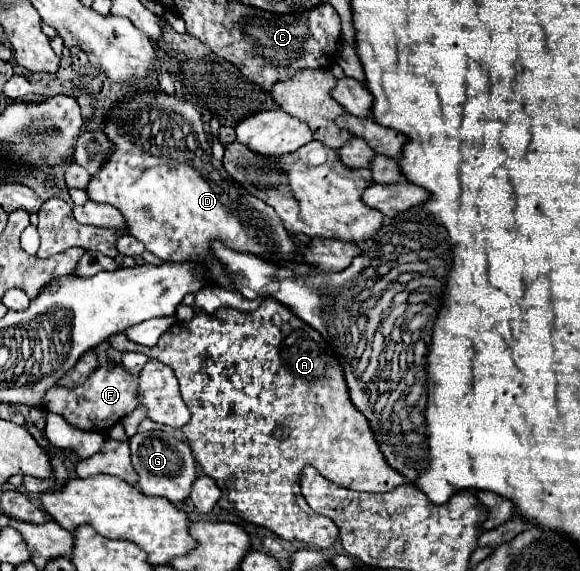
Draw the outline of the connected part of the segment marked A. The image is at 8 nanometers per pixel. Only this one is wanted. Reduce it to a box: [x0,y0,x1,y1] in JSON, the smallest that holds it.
[139,297,405,549]

